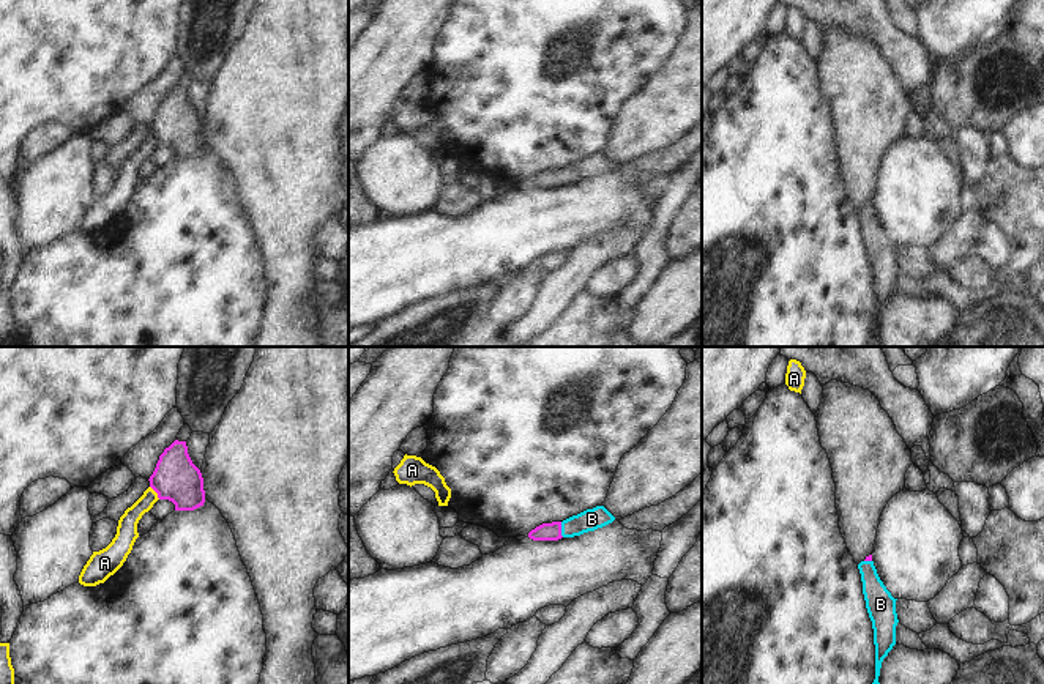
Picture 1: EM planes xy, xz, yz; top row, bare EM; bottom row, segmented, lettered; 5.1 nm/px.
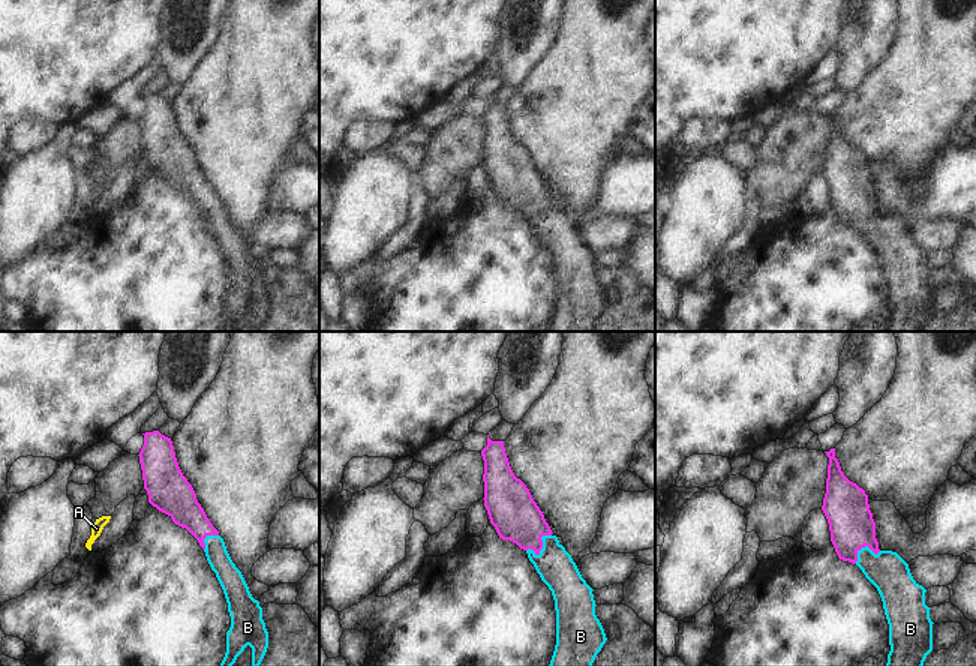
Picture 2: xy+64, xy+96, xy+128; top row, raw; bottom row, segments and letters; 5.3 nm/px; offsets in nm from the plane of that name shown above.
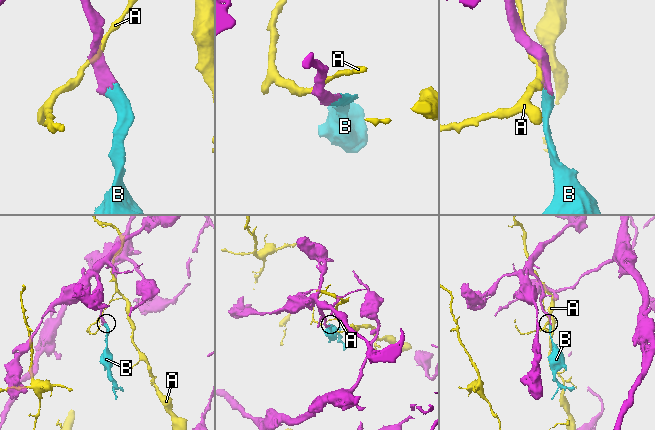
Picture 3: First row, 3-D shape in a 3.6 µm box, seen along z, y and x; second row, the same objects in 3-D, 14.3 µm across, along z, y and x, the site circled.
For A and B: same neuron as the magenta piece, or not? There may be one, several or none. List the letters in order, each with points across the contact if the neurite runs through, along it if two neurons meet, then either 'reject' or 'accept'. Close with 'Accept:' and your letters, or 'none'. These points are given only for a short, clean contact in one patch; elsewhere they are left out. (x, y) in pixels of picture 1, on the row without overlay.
A: reject
B: way xz (548, 178), (560, 177), (592, 166); accept
Accept: B

